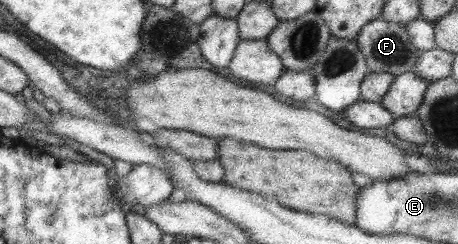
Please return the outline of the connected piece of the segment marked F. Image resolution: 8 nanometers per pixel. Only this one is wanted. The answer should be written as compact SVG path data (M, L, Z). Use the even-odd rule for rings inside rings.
M380 18L366 23L354 39L370 72L401 75L412 71L420 51L413 47L403 24Z

